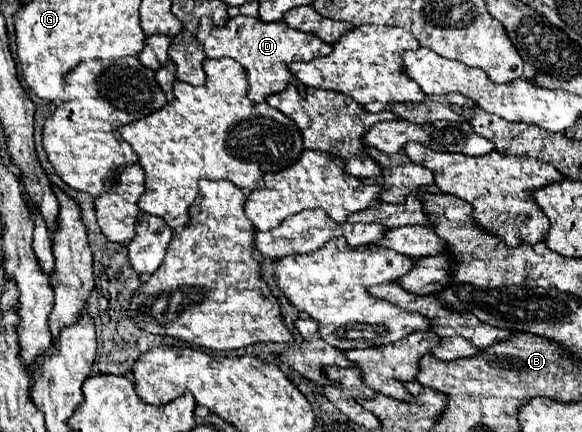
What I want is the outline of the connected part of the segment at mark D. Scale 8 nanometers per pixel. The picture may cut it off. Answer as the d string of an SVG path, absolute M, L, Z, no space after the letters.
M234 16L230 18L222 28L214 26L210 18L200 20L200 28L196 32L196 40L202 44L204 54L208 58L232 58L246 70L248 80L248 92L246 96L254 102L264 102L266 96L278 94L286 90L290 84L294 84L300 92L304 92L304 84L298 84L294 76L290 76L288 64L292 62L308 62L318 56L326 56L330 52L330 46L316 36L298 32L290 26L280 22L262 22L258 18L248 16Z

